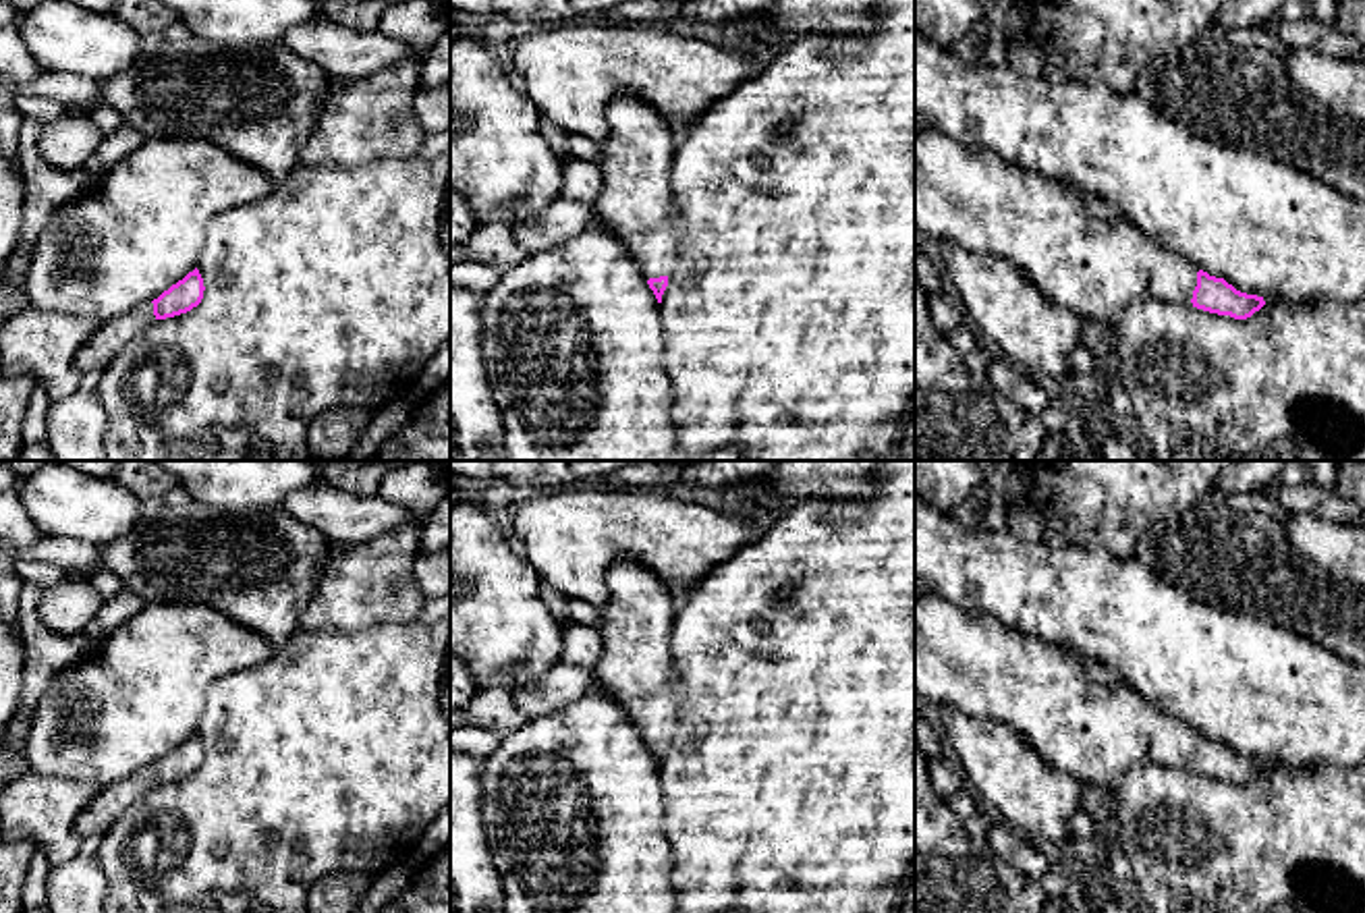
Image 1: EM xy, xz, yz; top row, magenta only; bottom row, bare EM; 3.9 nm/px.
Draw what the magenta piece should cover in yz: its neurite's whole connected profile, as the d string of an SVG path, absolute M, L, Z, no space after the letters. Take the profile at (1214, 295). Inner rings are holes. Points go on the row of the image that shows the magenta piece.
M934 129L915 133L915 232L1012 264L1050 301L1102 328L1112 326L1124 307L1143 297L1191 303L1234 320L1247 320L1265 305L1263 297L1241 293L1224 278L1162 249L1122 218L1093 218L1085 201L1066 187Z

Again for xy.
M195 268L151 303L145 303L120 317L102 322L100 328L75 355L81 374L104 371L122 347L139 336L154 320L166 320L191 311L203 299L203 278Z

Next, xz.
M618 95L606 106L610 137L602 143L602 191L593 218L633 255L658 303L674 268L678 237L674 228L672 160L676 154L672 124L645 100Z

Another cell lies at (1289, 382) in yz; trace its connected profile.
M1143 297L1104 328L1120 361L1118 382L1158 461L1365 461L1365 297L1263 301L1251 317L1234 320Z

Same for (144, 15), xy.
M118 0L120 19L139 33L162 33L168 25L176 23L174 10L160 0Z

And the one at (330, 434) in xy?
M326 411L311 419L307 427L309 456L342 459L349 456L361 434L361 419L346 411Z

